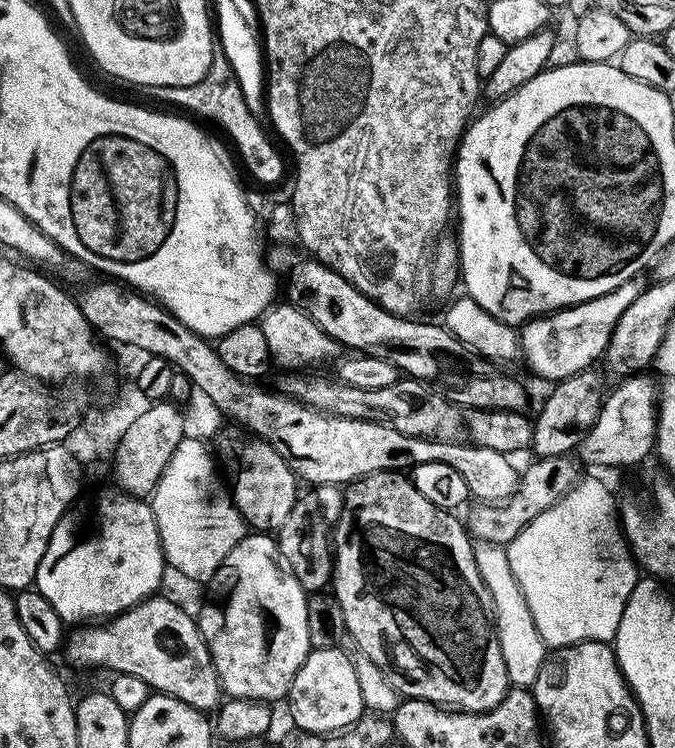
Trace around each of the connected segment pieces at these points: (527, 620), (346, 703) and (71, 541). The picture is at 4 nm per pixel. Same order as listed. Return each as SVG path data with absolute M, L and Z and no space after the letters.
M477 543L474 547L474 562L478 566L478 574L482 574L482 582L486 582L486 590L490 590L492 608L496 612L498 646L502 646L502 658L508 667L509 685L531 689L538 678L538 670L542 670L546 645L542 634L538 634L538 626L534 626L534 614L530 614L530 606L526 606L526 594L522 594L522 586L518 586L514 570L510 570L507 547L502 544Z
M343 647L312 648L306 662L294 674L294 682L286 697L288 712L297 729L302 732L342 732L351 728L366 709L362 702L362 689L358 686L358 674L354 674L354 662L350 662Z
M111 491L96 492L85 502L84 508L76 506L65 512L58 526L54 526L54 534L50 534L46 554L42 554L42 562L38 566L35 591L44 595L46 602L58 610L68 626L117 616L161 591L166 563L151 503L128 492Z

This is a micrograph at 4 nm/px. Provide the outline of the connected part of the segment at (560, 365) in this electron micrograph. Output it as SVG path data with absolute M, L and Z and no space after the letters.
M643 279L627 280L622 282L622 286L618 286L614 290L610 290L606 294L602 294L593 300L587 300L581 304L571 304L569 308L562 308L545 315L535 317L523 325L519 329L518 339L520 341L520 351L523 359L528 359L528 364L541 376L544 380L552 380L551 382L559 382L570 378L579 372L589 371L593 367L592 364L596 359L603 357L608 351L608 343L614 334L614 326L618 326L618 318L622 318L622 313L630 307L630 302L634 302L634 298L638 298L638 294L642 294L646 284Z

